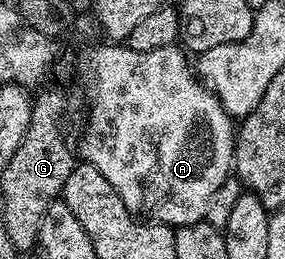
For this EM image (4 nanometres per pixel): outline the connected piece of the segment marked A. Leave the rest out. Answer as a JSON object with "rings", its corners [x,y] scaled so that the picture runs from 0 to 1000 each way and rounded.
{"rings":[[[446,170],[365,174],[379,178],[330,181],[281,239],[281,286],[295,297],[295,332],[309,344],[309,386],[326,409],[309,440],[309,490],[298,494],[295,521],[281,533],[277,606],[305,637],[344,649],[344,664],[358,664],[372,695],[386,695],[386,726],[414,741],[428,788],[442,788],[442,803],[481,846],[607,880],[674,873],[688,857],[716,853],[716,822],[737,788],[737,757],[751,757],[751,741],[779,726],[779,695],[793,695],[821,656],[828,541],[818,459],[786,425],[786,405],[761,386],[754,363],[702,313],[667,224],[660,239],[656,216],[663,212],[628,174],[540,185],[540,201],[470,201]]]}

